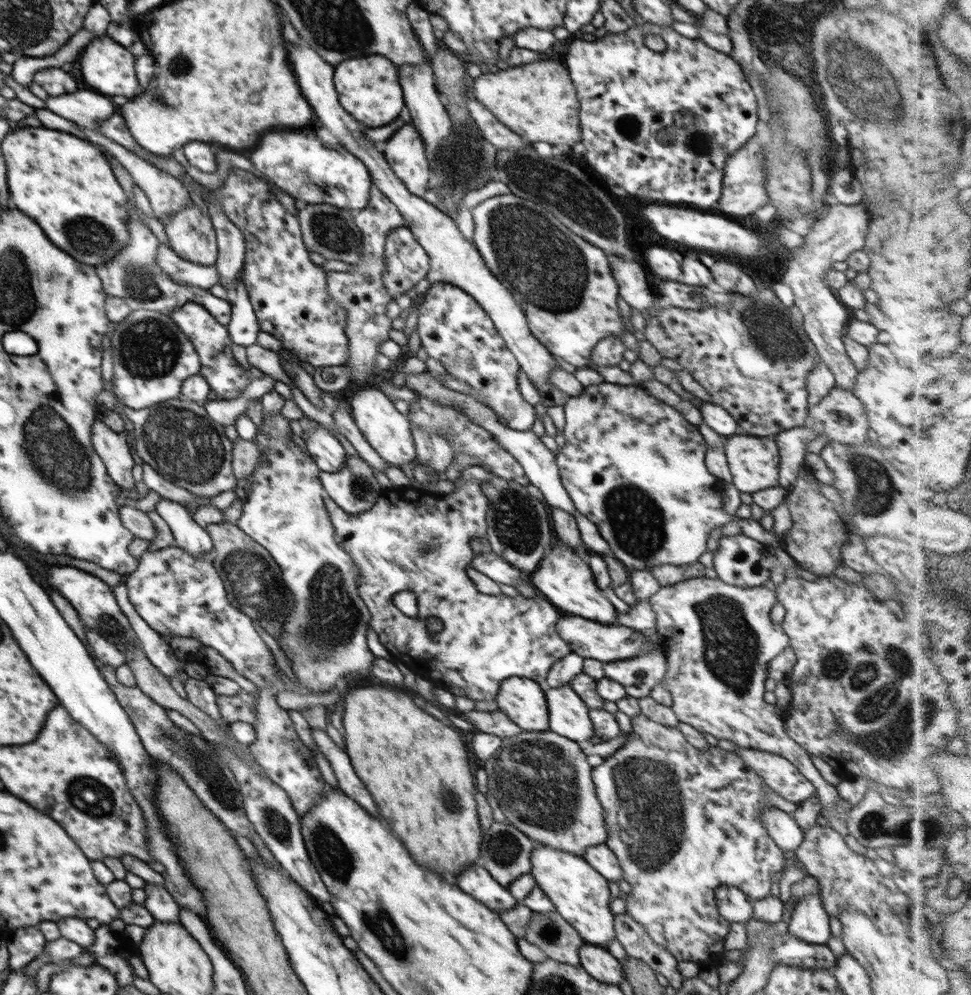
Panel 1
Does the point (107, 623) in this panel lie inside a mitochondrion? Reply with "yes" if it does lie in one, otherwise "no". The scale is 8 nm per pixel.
yes

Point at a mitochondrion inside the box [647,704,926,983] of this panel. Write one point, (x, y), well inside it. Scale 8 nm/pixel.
(864, 824)

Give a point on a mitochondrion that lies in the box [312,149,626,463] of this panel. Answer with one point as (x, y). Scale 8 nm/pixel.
(536, 258)

